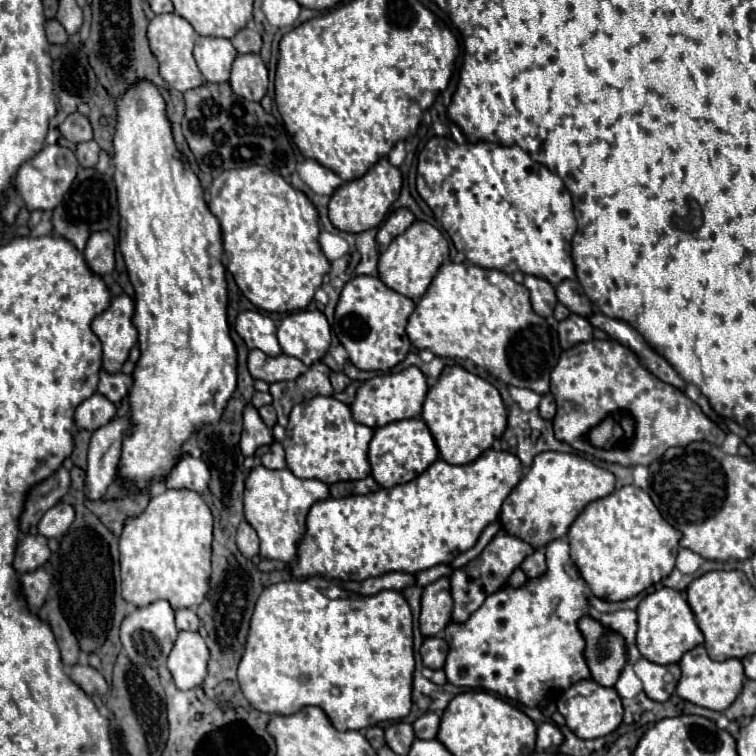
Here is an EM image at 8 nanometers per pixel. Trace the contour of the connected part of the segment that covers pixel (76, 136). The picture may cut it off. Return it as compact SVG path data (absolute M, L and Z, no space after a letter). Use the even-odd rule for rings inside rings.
M73 113L69 115L61 125L59 125L59 133L73 141L73 143L83 143L83 141L89 141L93 137L93 131L91 131L91 125L87 121L87 117L79 115L79 113Z

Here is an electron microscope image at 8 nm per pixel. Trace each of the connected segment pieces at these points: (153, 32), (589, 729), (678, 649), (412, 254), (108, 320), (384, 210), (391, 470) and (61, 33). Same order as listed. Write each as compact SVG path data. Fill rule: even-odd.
M169 13L169 15L155 15L149 23L147 29L147 41L149 41L149 49L155 55L157 63L159 63L159 75L165 79L165 83L177 91L189 91L195 89L197 85L203 83L201 71L197 67L197 61L193 57L193 45L195 45L195 31L193 27L179 17L177 13Z
M593 679L579 681L573 687L569 687L559 697L557 709L565 717L567 727L581 739L597 739L597 737L609 735L619 727L619 723L623 719L623 707L621 707L621 699L619 699L617 691L613 687L603 687L603 685L595 683Z
M663 587L655 593L649 593L637 607L637 647L641 655L653 663L669 665L677 663L685 651L703 643L703 633L695 621L695 615L682 592Z
M415 221L401 237L395 237L389 247L381 251L379 257L379 279L391 287L393 291L419 301L427 287L431 285L433 277L437 275L439 267L449 259L449 243L439 229L425 221Z
M119 295L91 323L93 333L103 345L103 367L109 373L121 371L131 347L137 343L139 335L133 325L133 313L135 307L129 295Z
M383 157L381 161L377 161L377 165L369 169L369 173L365 173L365 177L343 183L341 189L337 189L337 193L331 195L329 219L333 227L337 227L339 231L363 233L383 223L391 205L399 199L399 193L401 193L401 173L397 167L389 165L389 159Z
M417 417L395 421L385 427L377 427L375 435L369 443L371 475L385 489L401 485L407 479L407 475L421 475L437 459L439 459L439 451L437 451L435 439L433 439L429 427L425 425L425 421L417 419Z
M55 19L47 21L45 31L47 31L47 39L49 39L53 45L61 45L61 47L63 47L63 45L69 41L69 35L65 33L65 29L63 29Z

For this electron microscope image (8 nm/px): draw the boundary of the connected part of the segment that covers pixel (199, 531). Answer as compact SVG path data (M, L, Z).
M165 489L149 499L145 511L125 521L119 551L121 551L121 581L125 601L141 607L157 599L167 599L173 609L197 607L207 593L211 575L211 539L213 539L213 517L197 491L191 489Z

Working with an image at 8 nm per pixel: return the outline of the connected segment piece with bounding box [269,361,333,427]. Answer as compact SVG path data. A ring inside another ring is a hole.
M321 361L313 363L307 373L293 381L279 381L273 383L269 393L273 397L273 407L277 411L277 423L287 425L287 417L293 409L293 405L313 399L317 395L333 395L333 387L329 383L329 367Z

